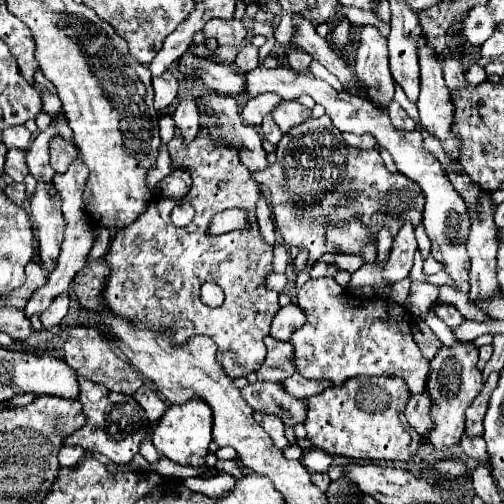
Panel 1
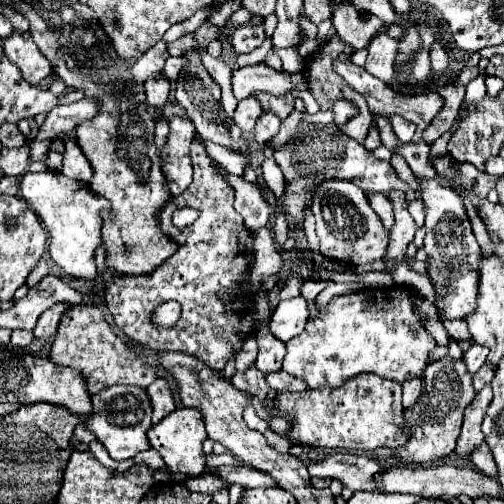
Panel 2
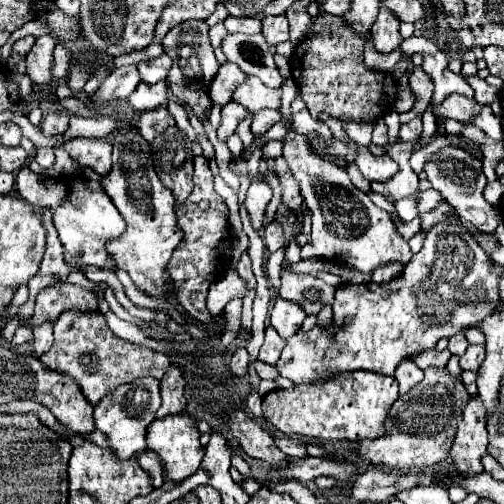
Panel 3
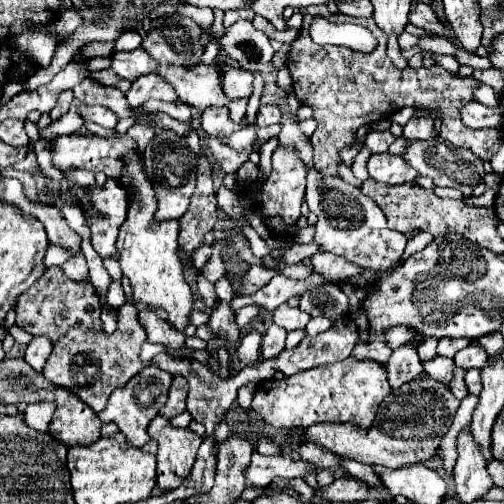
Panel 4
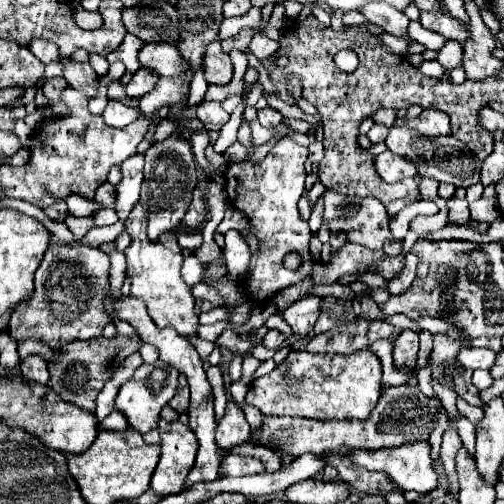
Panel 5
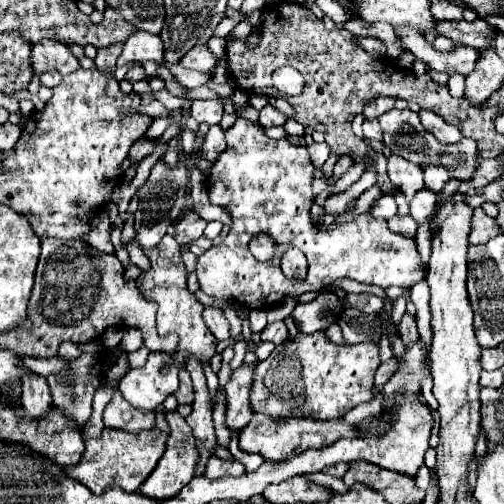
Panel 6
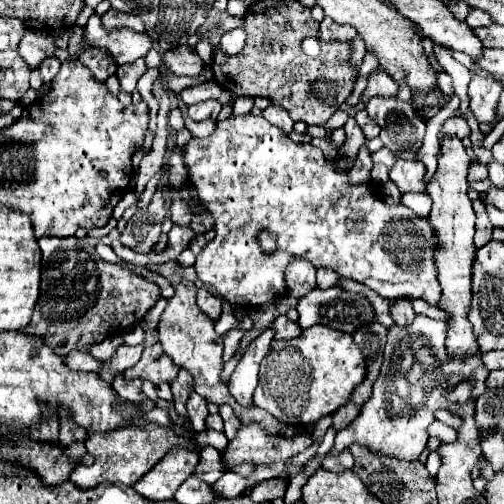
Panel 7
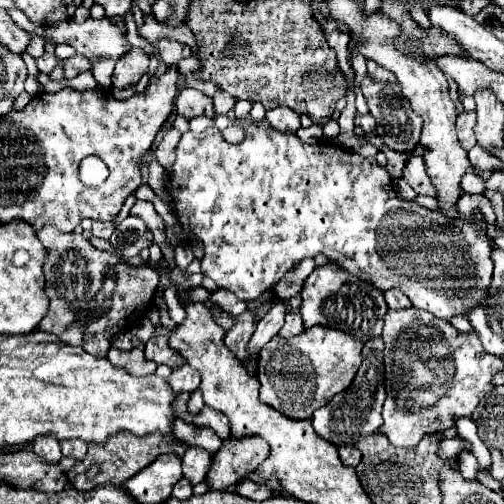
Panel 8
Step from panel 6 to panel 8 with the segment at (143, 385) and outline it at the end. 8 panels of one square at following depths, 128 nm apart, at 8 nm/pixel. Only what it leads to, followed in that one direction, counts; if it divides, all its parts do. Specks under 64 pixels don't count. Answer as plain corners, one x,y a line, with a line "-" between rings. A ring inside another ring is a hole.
160,336
160,338
150,338
146,342
146,350
144,350
146,360
152,360
156,364
166,364
170,368
178,368
184,366
186,360
182,356
178,356
178,352
174,352
168,346
168,336

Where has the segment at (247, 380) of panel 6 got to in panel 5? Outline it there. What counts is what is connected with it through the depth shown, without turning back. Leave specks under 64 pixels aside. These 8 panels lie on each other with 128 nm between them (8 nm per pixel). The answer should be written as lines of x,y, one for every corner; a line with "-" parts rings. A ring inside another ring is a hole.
228,402
226,414
216,428
216,446
220,448
220,458
228,456
234,446
246,444
250,440
250,434
252,430
244,420
242,410
236,406
236,402

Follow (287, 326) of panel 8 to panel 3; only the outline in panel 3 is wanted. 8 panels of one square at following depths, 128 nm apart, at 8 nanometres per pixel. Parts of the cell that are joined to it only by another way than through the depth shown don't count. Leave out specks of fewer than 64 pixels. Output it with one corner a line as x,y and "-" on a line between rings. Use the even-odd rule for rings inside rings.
266,326
266,340
264,340
264,346
260,348
260,356
258,356
258,360
274,366
276,360
280,358
280,352
282,352
284,344
286,344
286,340
280,338
278,332
276,332
272,326

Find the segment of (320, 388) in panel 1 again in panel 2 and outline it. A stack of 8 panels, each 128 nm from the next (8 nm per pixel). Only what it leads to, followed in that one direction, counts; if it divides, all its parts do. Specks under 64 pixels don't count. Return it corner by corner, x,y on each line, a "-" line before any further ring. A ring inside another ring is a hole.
280,370
280,372
272,372
266,376
266,382
270,384
272,390
276,392
302,392
308,388
308,384
302,378
294,378
288,372

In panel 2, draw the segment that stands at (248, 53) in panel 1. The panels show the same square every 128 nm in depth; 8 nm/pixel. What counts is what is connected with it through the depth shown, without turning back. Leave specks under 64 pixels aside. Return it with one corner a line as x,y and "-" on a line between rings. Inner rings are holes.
250,22
232,30
232,46
236,54
248,54
264,42
264,26
252,26

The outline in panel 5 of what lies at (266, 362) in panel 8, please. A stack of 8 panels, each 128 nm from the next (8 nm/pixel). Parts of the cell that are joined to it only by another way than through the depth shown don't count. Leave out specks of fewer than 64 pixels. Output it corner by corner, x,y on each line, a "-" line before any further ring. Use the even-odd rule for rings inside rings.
368,348
350,356
290,352
268,376
254,380
246,404
262,410
264,416
298,416
312,420
366,420
382,394
380,360

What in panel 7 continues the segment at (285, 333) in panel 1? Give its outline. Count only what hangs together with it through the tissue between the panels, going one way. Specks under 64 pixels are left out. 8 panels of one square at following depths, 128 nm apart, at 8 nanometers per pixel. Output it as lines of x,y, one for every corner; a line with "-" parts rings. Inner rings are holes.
316,288
308,292
300,298
298,314
300,328
322,324
348,334
352,334
362,324
370,324
376,318
370,302
364,296
350,294
344,288

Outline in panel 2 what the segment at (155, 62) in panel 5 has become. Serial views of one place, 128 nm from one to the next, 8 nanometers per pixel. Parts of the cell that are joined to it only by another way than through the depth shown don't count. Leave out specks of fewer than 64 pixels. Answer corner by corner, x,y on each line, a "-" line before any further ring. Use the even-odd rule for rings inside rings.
264,64
246,66
232,74
232,86
234,96
238,100
244,100
252,96
254,92
268,92
274,96
284,96
292,90
310,90
308,80
304,80
304,74
288,74
288,72
276,72

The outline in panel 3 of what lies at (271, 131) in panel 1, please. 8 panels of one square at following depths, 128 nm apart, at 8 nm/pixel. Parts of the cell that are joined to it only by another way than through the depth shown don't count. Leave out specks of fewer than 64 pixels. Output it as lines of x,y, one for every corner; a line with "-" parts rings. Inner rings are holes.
260,110
254,114
252,120
252,134
254,136
262,136
264,132
268,132
276,122
280,122
280,112
278,110

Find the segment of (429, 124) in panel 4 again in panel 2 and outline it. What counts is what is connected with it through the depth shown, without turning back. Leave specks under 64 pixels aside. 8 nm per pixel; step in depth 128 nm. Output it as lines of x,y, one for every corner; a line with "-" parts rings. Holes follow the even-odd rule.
396,114
390,116
390,122
392,122
392,128
394,128
396,136
398,136
402,142
410,142
410,140
412,140
412,136
414,136
414,132
416,132
416,124
412,124
412,122
404,120
402,116
396,116

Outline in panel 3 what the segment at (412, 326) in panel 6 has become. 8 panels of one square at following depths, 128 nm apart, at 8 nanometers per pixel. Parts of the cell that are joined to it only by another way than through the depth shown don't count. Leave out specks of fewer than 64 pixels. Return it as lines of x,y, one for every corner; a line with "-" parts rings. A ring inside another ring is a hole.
404,360
398,368
394,378
400,384
400,394
408,394
412,390
412,386
416,386
422,380
422,370
414,364
414,360

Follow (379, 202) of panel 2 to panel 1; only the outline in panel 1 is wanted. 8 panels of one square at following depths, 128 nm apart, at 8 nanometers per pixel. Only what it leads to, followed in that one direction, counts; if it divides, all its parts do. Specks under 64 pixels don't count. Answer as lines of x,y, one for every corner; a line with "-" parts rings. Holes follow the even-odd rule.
383,227
377,236
378,256
376,262
382,262
388,258
388,252
392,250
393,239
387,227

